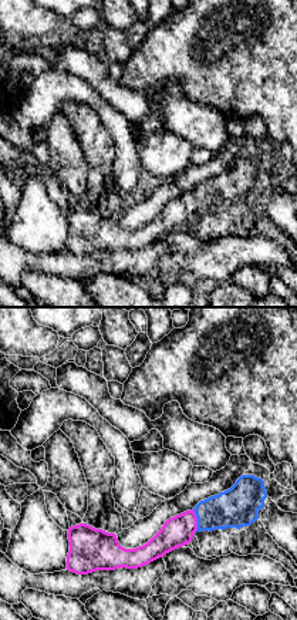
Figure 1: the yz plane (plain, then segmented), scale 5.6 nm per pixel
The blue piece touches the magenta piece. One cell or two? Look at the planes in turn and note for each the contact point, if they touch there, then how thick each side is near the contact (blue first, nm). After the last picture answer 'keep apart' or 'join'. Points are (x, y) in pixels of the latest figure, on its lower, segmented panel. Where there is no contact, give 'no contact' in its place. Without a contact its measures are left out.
meets blue at (198, 521); 220 nm thick on the blue side, 170 nm on the other

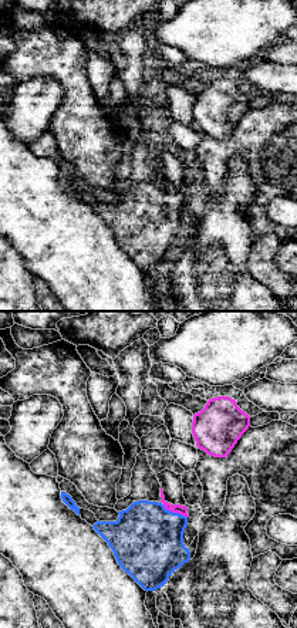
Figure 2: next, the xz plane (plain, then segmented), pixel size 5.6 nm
meets blue at (175, 513); 400 nm thick on the blue side, 50 nm on the other

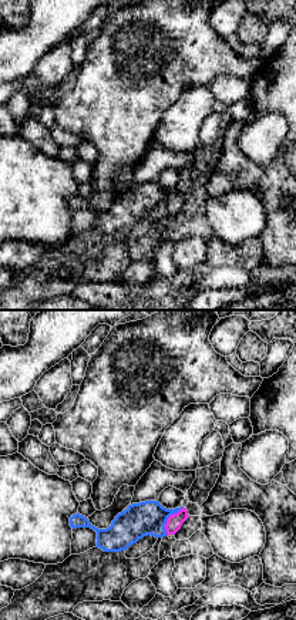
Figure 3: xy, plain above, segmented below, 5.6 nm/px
meets blue at (167, 519); 190 nm thick on the blue side, 90 nm on the other

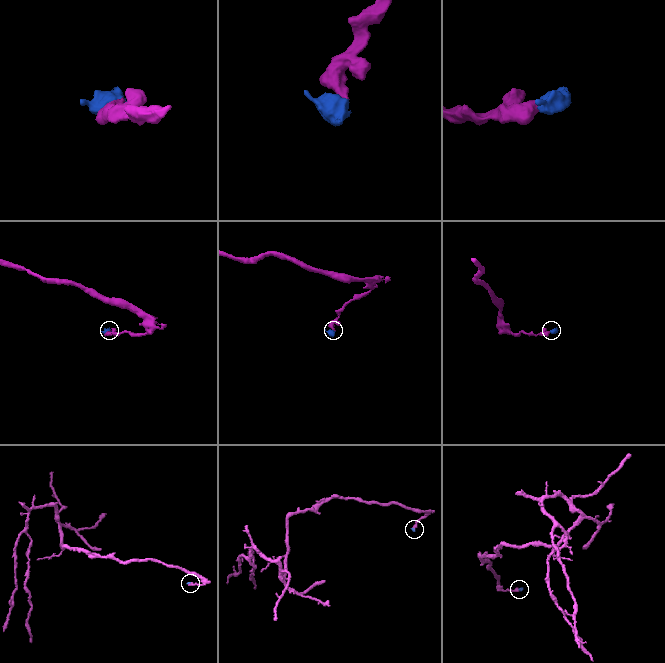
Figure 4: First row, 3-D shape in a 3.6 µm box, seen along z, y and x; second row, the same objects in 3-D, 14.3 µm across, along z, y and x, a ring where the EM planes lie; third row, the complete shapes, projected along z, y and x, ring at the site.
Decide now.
join

